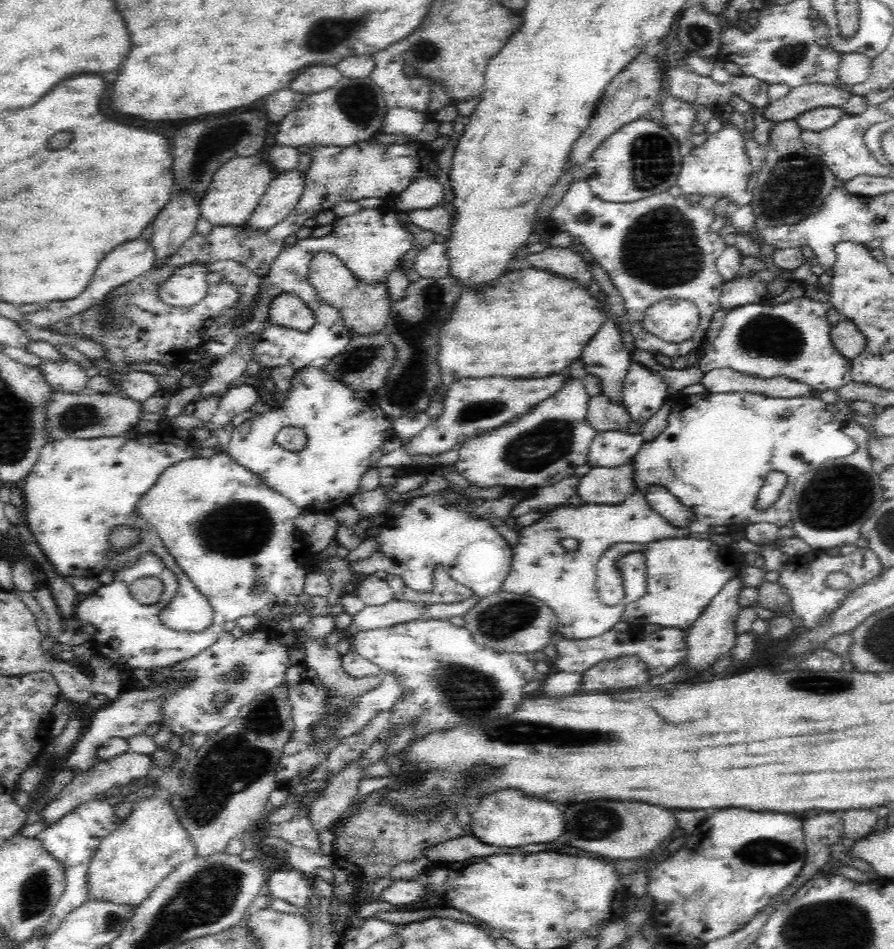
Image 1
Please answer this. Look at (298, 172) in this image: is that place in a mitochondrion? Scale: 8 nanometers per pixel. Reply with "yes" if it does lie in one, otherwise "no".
no

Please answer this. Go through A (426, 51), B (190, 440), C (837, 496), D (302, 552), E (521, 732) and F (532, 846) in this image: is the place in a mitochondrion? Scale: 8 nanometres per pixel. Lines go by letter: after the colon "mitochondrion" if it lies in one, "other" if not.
A: mitochondrion
B: other
C: mitochondrion
D: other
E: mitochondrion
F: other

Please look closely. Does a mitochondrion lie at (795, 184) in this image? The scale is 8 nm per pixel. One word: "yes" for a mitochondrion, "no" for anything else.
yes

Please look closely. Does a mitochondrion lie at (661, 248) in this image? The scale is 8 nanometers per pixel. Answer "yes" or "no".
yes

